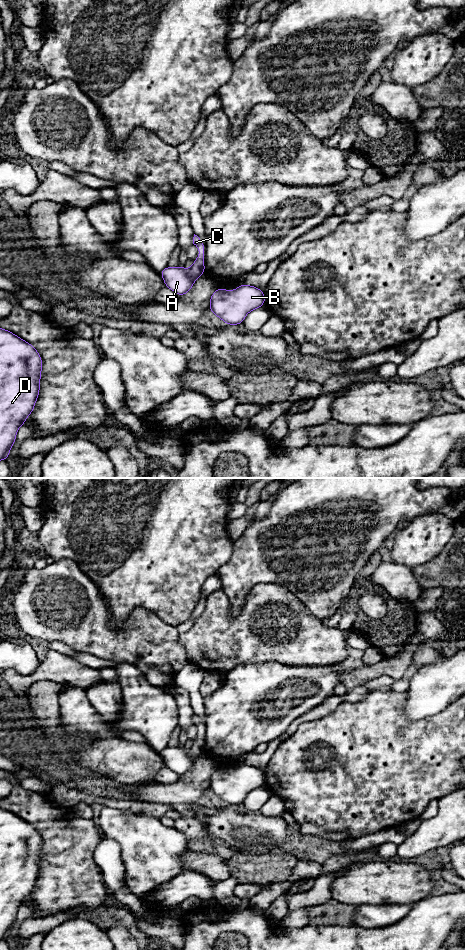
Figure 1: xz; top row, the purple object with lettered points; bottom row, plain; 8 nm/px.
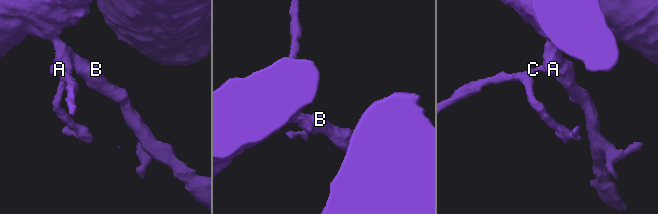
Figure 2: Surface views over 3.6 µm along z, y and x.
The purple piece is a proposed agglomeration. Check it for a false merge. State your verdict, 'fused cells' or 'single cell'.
single cell

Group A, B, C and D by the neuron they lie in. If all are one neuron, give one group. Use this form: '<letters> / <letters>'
A B C D

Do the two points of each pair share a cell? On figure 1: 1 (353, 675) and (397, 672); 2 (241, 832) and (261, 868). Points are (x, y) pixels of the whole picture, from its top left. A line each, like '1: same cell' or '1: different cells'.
1: same cell
2: different cells

